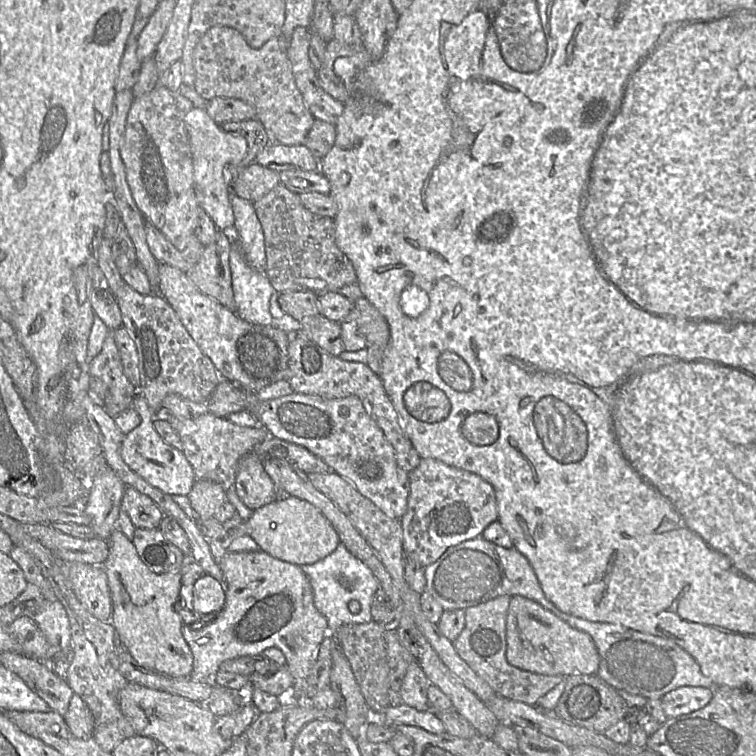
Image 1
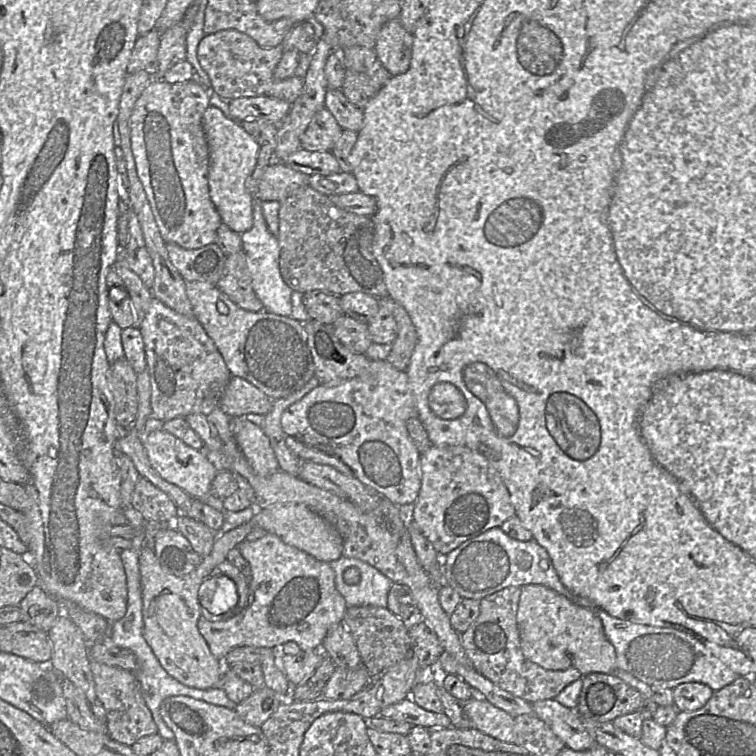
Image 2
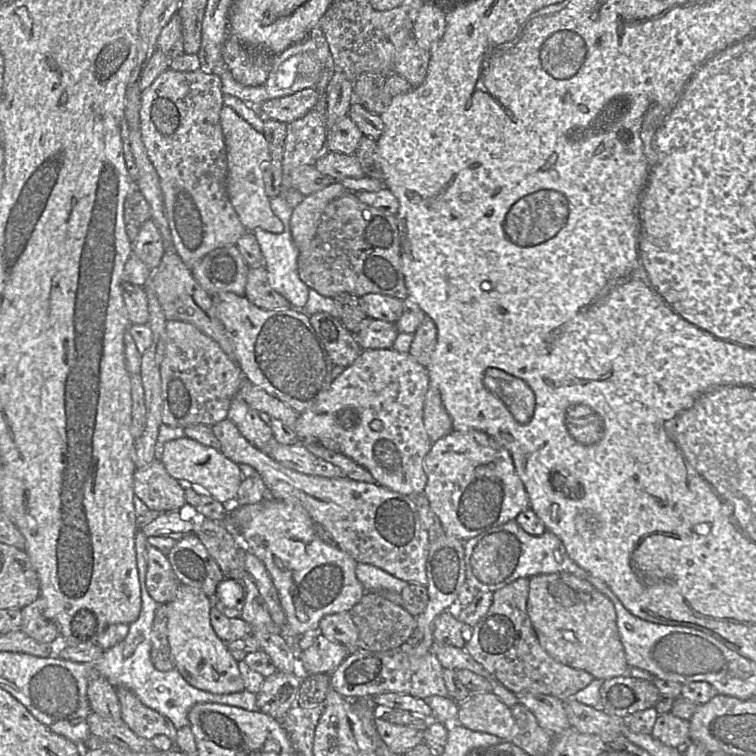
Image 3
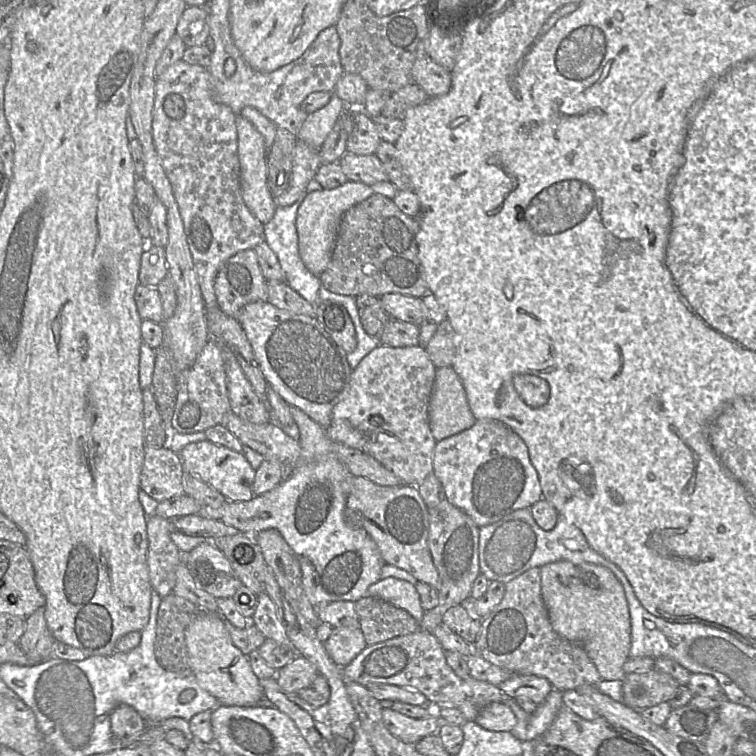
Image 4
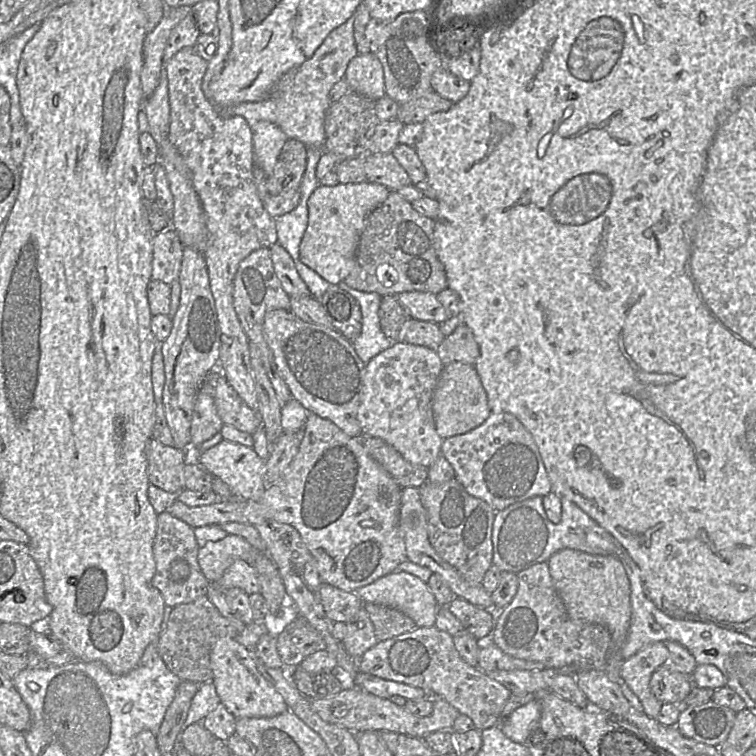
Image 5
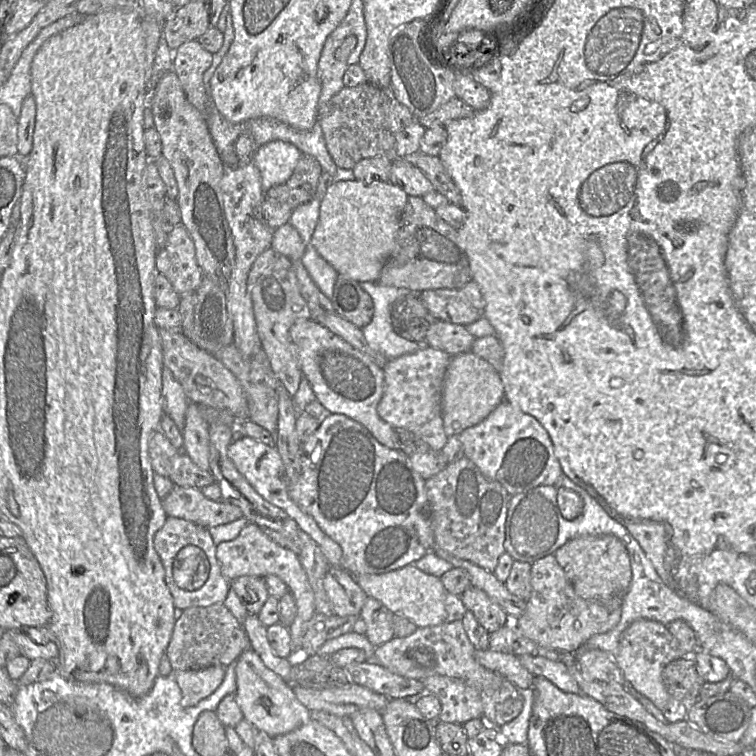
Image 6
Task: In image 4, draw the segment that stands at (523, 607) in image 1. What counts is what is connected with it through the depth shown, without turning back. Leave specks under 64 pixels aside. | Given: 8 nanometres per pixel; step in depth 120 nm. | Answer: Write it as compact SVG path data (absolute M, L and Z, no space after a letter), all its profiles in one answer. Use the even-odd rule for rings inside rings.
M567 560L548 563L540 567L541 593L553 630L562 638L583 647L588 657L595 664L603 680L623 680L623 666L629 659L631 643L631 620L625 591L621 582L608 568Z

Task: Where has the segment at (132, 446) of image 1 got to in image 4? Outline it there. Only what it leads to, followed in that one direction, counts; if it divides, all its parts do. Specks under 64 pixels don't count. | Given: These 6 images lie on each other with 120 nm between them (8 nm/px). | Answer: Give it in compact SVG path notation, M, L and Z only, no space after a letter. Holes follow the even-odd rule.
M208 440L192 442L179 452L183 471L198 477L203 482L220 492L228 501L248 501L254 497L252 483L256 470L250 465L242 452Z

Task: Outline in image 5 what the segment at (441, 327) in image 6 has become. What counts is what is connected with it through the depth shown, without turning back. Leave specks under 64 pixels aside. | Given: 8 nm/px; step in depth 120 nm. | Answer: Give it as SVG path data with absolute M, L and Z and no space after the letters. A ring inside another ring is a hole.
M410 319L403 324L396 341L420 345L436 351L444 339L445 335L440 331L439 324L429 321Z

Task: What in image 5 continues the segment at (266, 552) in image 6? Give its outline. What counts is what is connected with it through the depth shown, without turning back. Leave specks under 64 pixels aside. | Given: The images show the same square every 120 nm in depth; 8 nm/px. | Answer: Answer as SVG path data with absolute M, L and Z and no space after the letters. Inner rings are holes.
M227 535L219 541L208 542L200 547L197 561L207 580L216 583L236 560L243 560L253 566L260 552L243 537Z

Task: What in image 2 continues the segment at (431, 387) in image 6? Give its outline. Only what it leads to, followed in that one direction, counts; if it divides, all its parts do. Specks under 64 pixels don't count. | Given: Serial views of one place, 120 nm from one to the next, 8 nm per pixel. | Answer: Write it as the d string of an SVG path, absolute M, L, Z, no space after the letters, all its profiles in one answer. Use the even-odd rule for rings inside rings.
M371 360L365 372L352 379L316 387L290 405L281 416L284 433L297 441L340 458L364 485L399 507L413 505L421 488L421 453L411 440L406 423L417 418L415 397L408 375L385 360Z

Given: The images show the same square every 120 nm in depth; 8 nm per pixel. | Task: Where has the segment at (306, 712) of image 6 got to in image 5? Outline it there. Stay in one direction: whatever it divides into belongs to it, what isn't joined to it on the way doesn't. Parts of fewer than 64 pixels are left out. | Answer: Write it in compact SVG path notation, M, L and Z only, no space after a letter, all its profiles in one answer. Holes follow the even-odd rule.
M229 637L217 640L210 652L212 683L220 702L235 718L269 718L288 711L288 706L276 689L260 674L253 651Z

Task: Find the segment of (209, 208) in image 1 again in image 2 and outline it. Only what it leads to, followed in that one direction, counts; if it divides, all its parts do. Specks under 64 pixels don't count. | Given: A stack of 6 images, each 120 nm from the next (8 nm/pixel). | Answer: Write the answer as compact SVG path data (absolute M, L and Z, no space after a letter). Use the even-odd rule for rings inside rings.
M209 106L202 118L202 126L209 148L209 193L222 223L237 233L243 233L253 226L254 195L248 190L246 180L256 166L259 145L242 127L239 121L214 106Z

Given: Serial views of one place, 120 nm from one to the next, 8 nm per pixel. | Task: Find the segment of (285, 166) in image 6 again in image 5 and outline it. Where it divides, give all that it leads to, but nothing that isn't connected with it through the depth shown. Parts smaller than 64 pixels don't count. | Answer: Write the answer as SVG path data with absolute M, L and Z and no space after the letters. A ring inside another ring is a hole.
M258 121L250 126L250 129L254 163L267 178L272 174L288 137L277 125L268 121Z

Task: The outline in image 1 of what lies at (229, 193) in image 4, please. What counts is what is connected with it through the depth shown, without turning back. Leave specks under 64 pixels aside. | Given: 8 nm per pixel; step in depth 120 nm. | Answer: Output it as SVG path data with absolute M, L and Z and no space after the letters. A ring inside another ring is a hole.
M163 85L136 97L127 115L121 157L133 199L145 217L171 243L183 250L194 235L200 205L194 188L191 145L184 118L193 103Z

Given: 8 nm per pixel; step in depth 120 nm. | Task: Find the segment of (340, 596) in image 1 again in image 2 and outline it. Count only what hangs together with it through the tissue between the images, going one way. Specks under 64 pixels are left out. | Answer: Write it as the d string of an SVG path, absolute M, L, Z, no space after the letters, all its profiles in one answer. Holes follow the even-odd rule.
M341 556L332 561L331 567L335 572L335 586L344 597L346 604L352 606L387 606L387 597L394 584L372 565L357 558ZM354 568L359 572L357 583L347 583L345 571Z

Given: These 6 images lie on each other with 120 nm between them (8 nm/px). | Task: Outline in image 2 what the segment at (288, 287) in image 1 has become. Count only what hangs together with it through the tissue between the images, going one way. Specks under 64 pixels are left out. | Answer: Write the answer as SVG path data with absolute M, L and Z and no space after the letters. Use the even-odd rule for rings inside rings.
M304 187L280 201L278 218L279 269L294 292L319 291L337 296L360 292L388 297L382 268L373 254L372 216L347 212L337 207L328 195Z

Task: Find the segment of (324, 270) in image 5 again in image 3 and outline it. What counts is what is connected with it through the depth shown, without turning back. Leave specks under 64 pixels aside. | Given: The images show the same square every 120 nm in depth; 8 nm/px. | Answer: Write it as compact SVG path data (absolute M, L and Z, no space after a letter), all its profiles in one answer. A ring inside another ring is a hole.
M334 182L333 184L327 186L326 188L321 189L309 196L306 196L293 209L292 216L290 219L291 236L299 251L304 251L309 248L313 238L316 235L321 216L327 205L331 201L347 193L354 192L349 192L340 182Z

